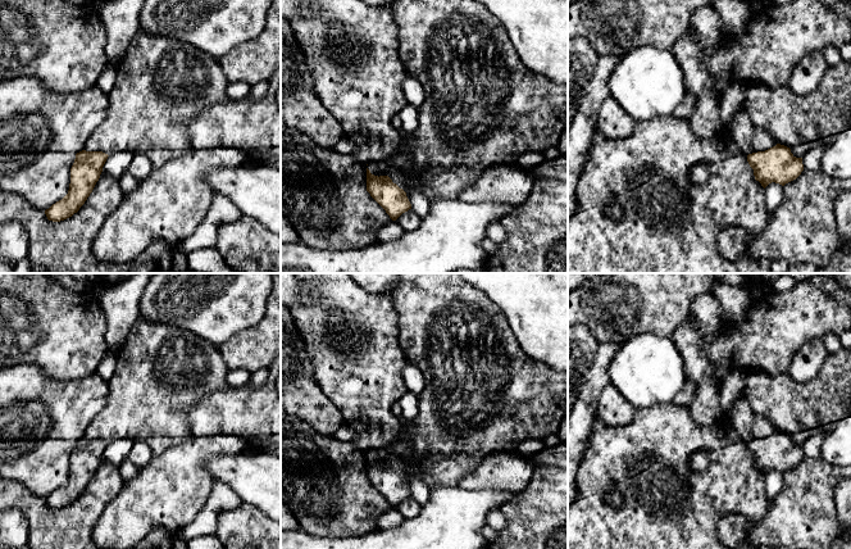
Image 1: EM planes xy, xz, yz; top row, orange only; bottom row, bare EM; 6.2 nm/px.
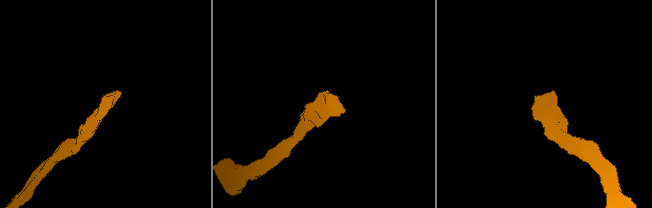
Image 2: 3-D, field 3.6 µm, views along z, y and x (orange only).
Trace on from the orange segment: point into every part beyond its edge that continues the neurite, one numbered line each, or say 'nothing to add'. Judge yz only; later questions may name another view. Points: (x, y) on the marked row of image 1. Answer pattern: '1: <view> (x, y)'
1: yz (750, 139)

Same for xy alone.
1: xy (162, 84)

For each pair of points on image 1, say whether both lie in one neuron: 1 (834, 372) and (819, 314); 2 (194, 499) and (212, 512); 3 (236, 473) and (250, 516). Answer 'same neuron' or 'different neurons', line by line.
1: different neurons
2: different neurons
3: different neurons

